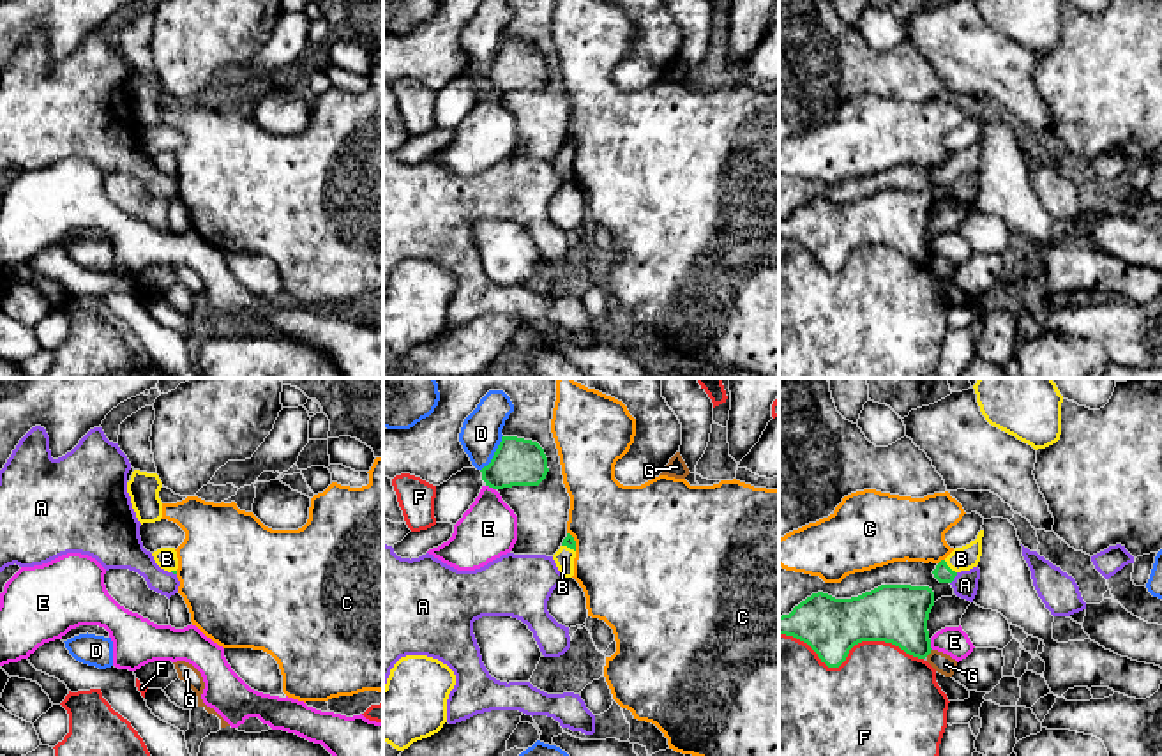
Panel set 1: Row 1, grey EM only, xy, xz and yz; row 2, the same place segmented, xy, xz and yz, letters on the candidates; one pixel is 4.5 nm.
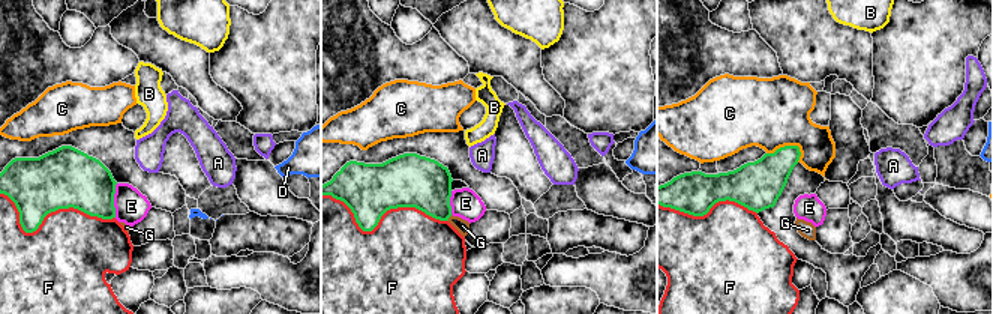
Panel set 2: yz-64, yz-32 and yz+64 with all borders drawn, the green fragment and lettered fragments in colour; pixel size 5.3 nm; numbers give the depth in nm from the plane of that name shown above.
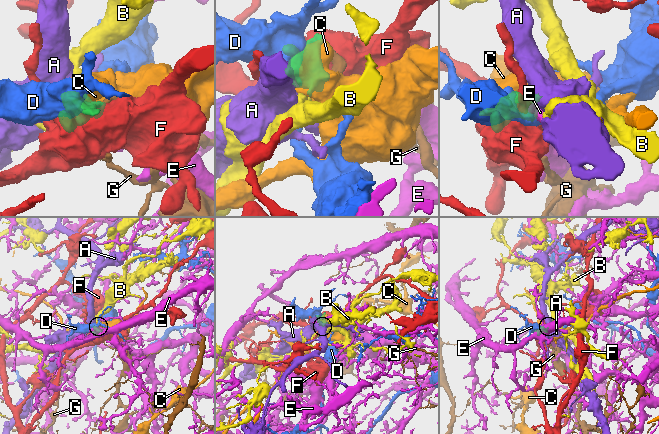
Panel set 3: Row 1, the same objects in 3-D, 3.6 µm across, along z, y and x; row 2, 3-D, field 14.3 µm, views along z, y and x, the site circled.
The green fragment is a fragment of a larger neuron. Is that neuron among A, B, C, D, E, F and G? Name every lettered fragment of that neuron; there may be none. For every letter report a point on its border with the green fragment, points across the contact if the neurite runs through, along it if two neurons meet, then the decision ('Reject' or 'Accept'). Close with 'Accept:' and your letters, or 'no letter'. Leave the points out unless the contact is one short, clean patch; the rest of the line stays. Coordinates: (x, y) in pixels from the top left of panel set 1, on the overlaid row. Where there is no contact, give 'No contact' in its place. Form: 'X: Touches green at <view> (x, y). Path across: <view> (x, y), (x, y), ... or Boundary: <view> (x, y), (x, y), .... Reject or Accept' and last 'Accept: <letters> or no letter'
A: Touches green at yz (954, 576). Boundary: yz (958, 573), (950, 583). Reject
B: Touches green at yz (949, 567). Path across: yz (942, 573), (949, 567), (961, 559). Accept
C: Touches green at yz (940, 562). Reject
D: Touches green at xz (495, 453). Reject
E: Touches green at xz (491, 486). Reject
F: Touches green at yz (850, 649). Reject
G: Touches green at yz (929, 652). Reject
Accept: B

